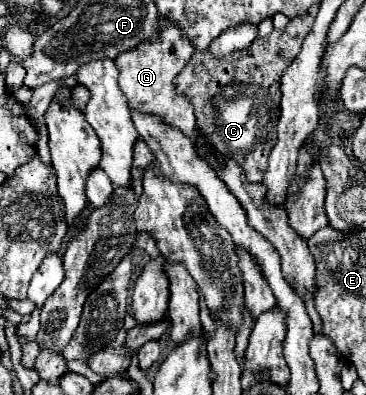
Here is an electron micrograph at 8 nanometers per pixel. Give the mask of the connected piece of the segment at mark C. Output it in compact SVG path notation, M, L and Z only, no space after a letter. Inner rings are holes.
M313 16L289 20L285 30L273 30L269 36L257 36L249 48L215 58L209 50L195 50L181 74L175 78L177 94L187 96L195 106L197 126L223 152L223 156L239 162L249 182L259 184L265 174L269 150L277 142L279 118L279 80L283 70L301 50L303 38L313 26ZM227 92L227 98L223 96Z

